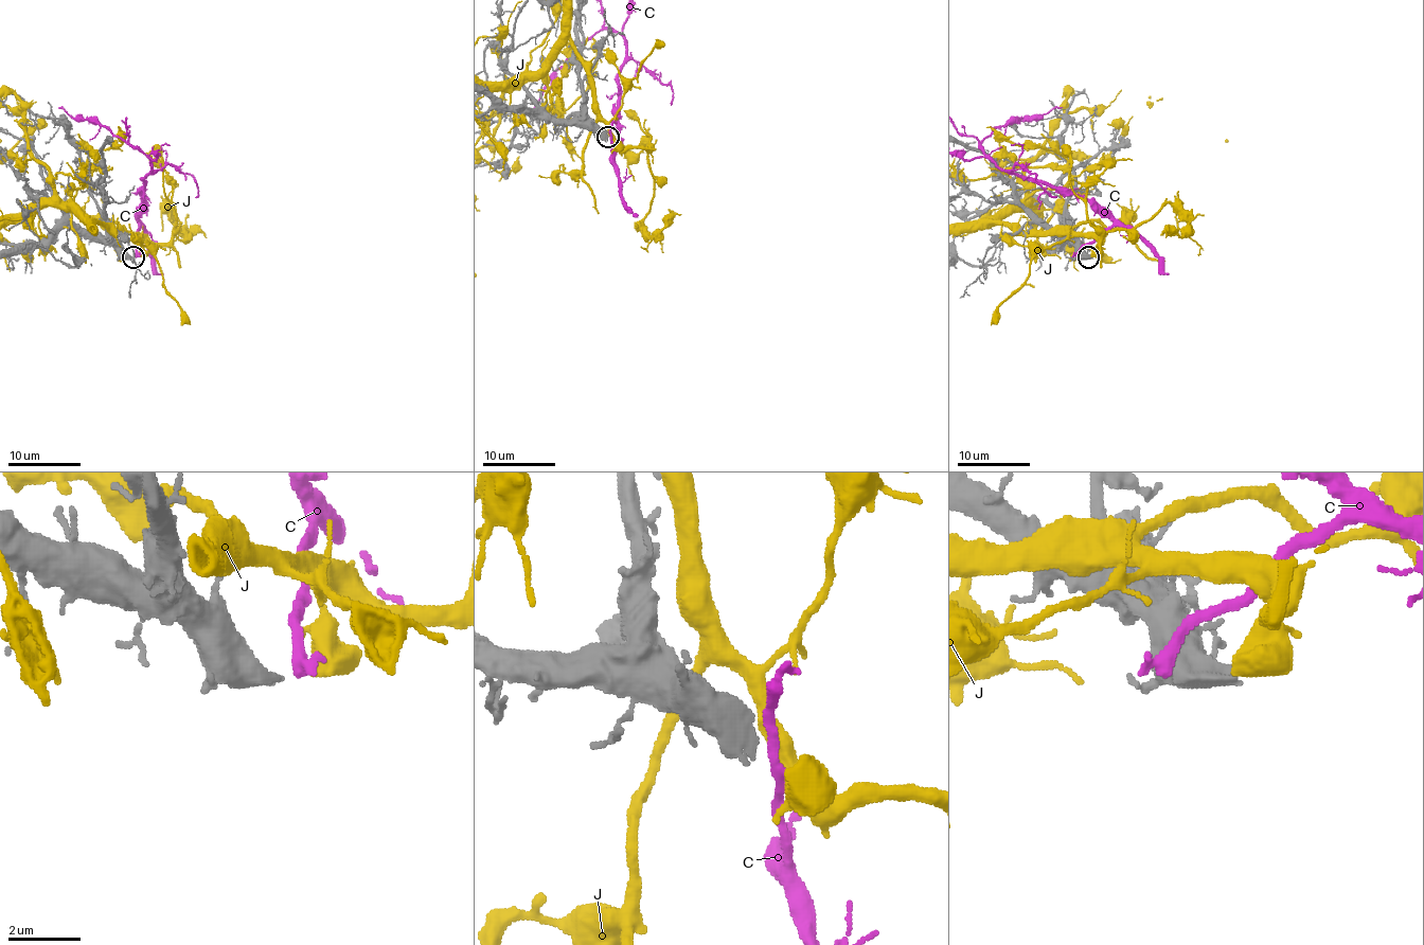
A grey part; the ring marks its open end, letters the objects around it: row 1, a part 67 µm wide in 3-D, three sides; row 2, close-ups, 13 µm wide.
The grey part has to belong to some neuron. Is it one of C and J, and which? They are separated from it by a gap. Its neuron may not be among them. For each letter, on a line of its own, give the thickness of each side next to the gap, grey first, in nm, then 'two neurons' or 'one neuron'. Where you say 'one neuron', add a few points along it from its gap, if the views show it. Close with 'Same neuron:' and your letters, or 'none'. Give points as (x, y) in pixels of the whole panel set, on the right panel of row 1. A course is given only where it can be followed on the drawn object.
C: 500 nm thick on the grey side, 440 nm on the other; two neurons
J: 500 nm thick on the grey side, 650 nm on the other; two neurons
Same neuron: none

